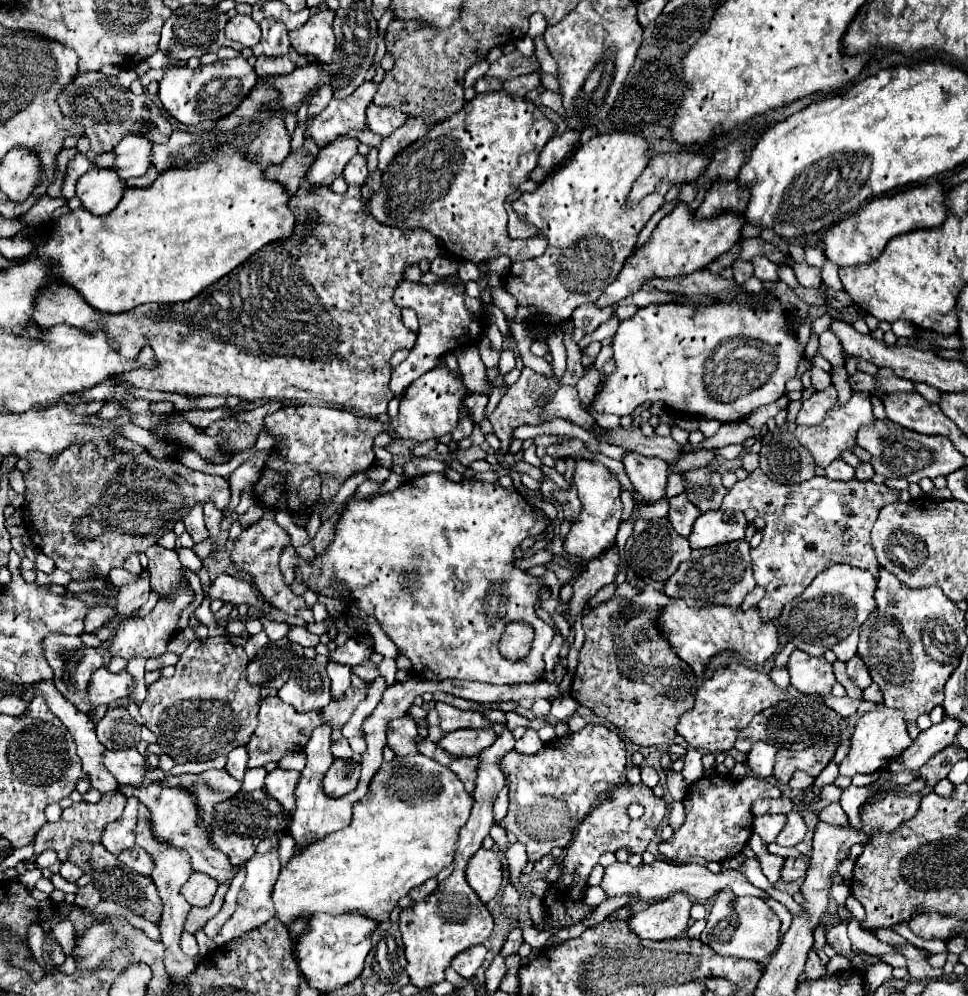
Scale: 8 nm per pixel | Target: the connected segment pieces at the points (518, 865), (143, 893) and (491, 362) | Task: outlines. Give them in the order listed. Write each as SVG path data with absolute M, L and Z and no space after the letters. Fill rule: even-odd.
M516 842L516 844L511 844L508 847L505 855L507 857L508 865L512 865L510 866L512 876L520 876L520 872L522 872L522 870L524 870L524 866L528 864L526 848L524 848L520 842Z
M78 842L72 848L70 860L78 868L82 868L86 874L92 876L92 884L104 900L110 900L118 906L124 906L134 916L142 916L154 924L160 922L160 896L158 896L158 890L156 890L156 884L152 882L152 878L136 874L132 870L126 870L124 864L118 860L118 856L114 856L102 844L96 844L96 842Z
M484 336L484 338L480 338L478 348L480 348L480 356L482 356L484 366L486 366L486 368L498 368L500 352L496 352L496 350L490 346L490 342L488 342L488 338L486 338L486 336Z

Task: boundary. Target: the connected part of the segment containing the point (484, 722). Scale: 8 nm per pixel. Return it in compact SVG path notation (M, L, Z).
M436 702L436 710L440 716L440 728L448 734L460 728L490 728L494 726L482 712L474 712L474 710L458 710L450 704L444 702Z

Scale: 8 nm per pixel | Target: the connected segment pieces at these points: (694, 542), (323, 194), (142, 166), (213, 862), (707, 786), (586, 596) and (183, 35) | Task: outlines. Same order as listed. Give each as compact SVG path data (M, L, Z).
M704 512L692 528L690 534L690 546L692 548L706 548L716 546L732 540L744 538L744 530L748 526L748 520L742 512Z
M302 176L300 180L300 190L290 198L288 208L292 210L292 214L296 216L296 224L306 226L304 236L296 236L296 228L292 232L290 238L284 240L276 240L266 244L264 248L260 248L254 256L250 256L246 262L242 262L238 268L234 268L230 274L226 274L224 278L220 278L218 282L214 282L212 286L208 286L206 290L202 290L196 298L192 298L190 302L178 302L178 304L144 304L138 306L136 310L128 310L124 314L104 314L98 312L96 308L88 306L84 302L84 298L80 298L80 294L76 294L70 286L48 286L48 290L40 290L40 298L36 304L36 314L34 314L34 322L40 322L40 326L56 326L56 324L68 324L68 326L76 326L76 328L88 328L92 332L96 330L104 330L110 336L112 346L124 356L124 358L134 358L146 344L146 336L148 342L154 350L154 356L158 360L158 366L154 370L136 370L132 374L120 374L118 380L130 382L132 386L138 388L148 388L148 390L164 390L164 392L176 392L188 398L200 398L200 396L238 396L244 402L268 402L268 400L288 400L288 402L320 402L320 404L328 404L340 410L348 410L366 418L376 418L382 412L388 412L388 402L394 398L392 390L390 390L390 374L392 374L392 366L390 366L390 358L394 356L394 352L402 350L402 348L412 348L416 342L416 334L412 334L400 316L400 308L392 302L392 294L394 288L402 282L402 272L406 266L410 264L418 264L420 260L428 260L432 262L440 252L442 246L440 242L428 234L426 230L400 230L400 228L390 228L384 226L380 222L376 222L372 218L372 214L368 212L368 204L362 204L360 198L360 186L350 186L348 192L342 194L334 194L328 186L312 186L306 176Z
M130 134L128 138L122 138L122 142L114 148L116 162L114 168L118 174L128 180L132 176L142 176L152 166L152 142L146 136Z
M150 784L144 788L136 788L136 786L120 786L118 790L127 798L136 797L146 808L150 814L150 830L154 834L154 838L160 844L168 844L174 846L178 850L184 850L190 854L190 862L192 862L192 870L204 872L210 878L218 880L218 882L232 882L236 876L234 866L230 864L228 856L216 848L212 848L208 844L208 838L202 832L202 826L198 824L198 806L196 806L196 796L180 790L180 788L160 788L160 784Z
M708 774L690 784L684 798L686 820L674 832L674 836L658 846L660 854L668 860L698 860L698 862L724 862L730 856L738 856L752 836L752 802L758 798L778 798L778 786L764 778L746 774L742 780L734 780L722 774Z
M614 544L608 548L600 558L590 560L580 574L580 578L574 582L574 596L570 600L570 614L576 616L582 612L584 604L606 584L616 580L620 568L620 552L618 546Z
M196 4L180 6L172 12L172 16L162 26L160 50L182 62L190 60L192 56L200 58L206 52L218 52L222 46L234 46L240 50L240 44L234 44L224 36L226 20L228 20L226 14L220 12L218 6L196 6Z

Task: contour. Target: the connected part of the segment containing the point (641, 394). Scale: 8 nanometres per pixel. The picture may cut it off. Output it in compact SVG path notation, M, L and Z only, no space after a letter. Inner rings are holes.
M762 298L768 304L768 312L760 312L744 302L716 304L694 308L690 304L664 304L640 308L632 318L620 322L614 334L614 372L606 376L600 392L592 400L592 412L628 416L644 402L664 402L678 414L706 416L720 420L722 424L740 422L756 408L778 400L784 394L788 380L796 376L800 350L796 336L788 334L786 312L774 298Z

